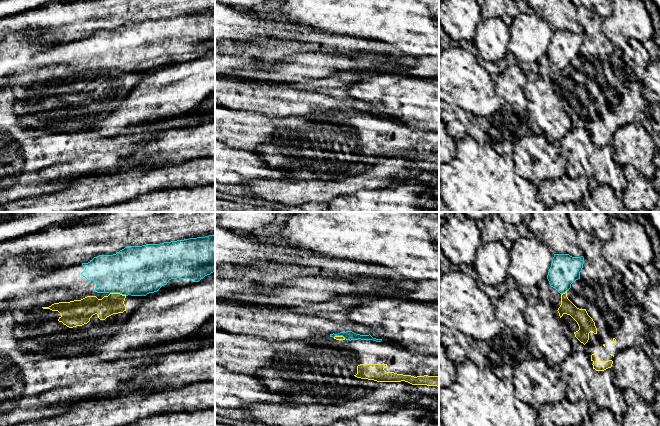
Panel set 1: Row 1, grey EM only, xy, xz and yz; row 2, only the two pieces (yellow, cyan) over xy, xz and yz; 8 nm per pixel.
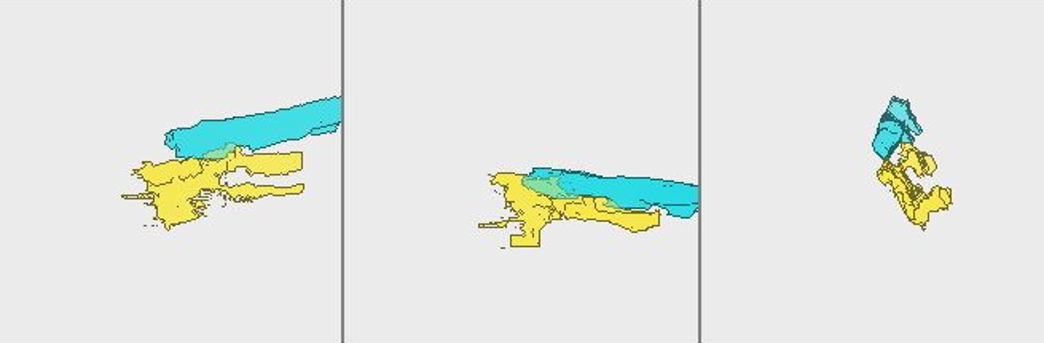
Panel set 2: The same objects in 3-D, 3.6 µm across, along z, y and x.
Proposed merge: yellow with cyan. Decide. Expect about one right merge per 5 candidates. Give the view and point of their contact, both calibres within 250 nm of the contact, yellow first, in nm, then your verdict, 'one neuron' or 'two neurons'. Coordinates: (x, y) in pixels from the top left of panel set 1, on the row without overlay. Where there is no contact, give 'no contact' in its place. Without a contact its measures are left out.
xy (118, 69) | 160/400 nm | two neurons

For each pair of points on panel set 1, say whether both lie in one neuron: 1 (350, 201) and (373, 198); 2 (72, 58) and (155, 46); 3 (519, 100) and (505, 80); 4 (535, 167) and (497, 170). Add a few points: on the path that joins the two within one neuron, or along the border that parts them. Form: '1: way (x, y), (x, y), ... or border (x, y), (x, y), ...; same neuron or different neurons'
1: way (356, 201), (367, 201); same neuron
2: way (93, 54), (109, 49), (122, 49), (134, 46); same neuron
3: way (514, 95), (509, 85); same neuron
4: border (513, 168), (514, 171); different neurons

